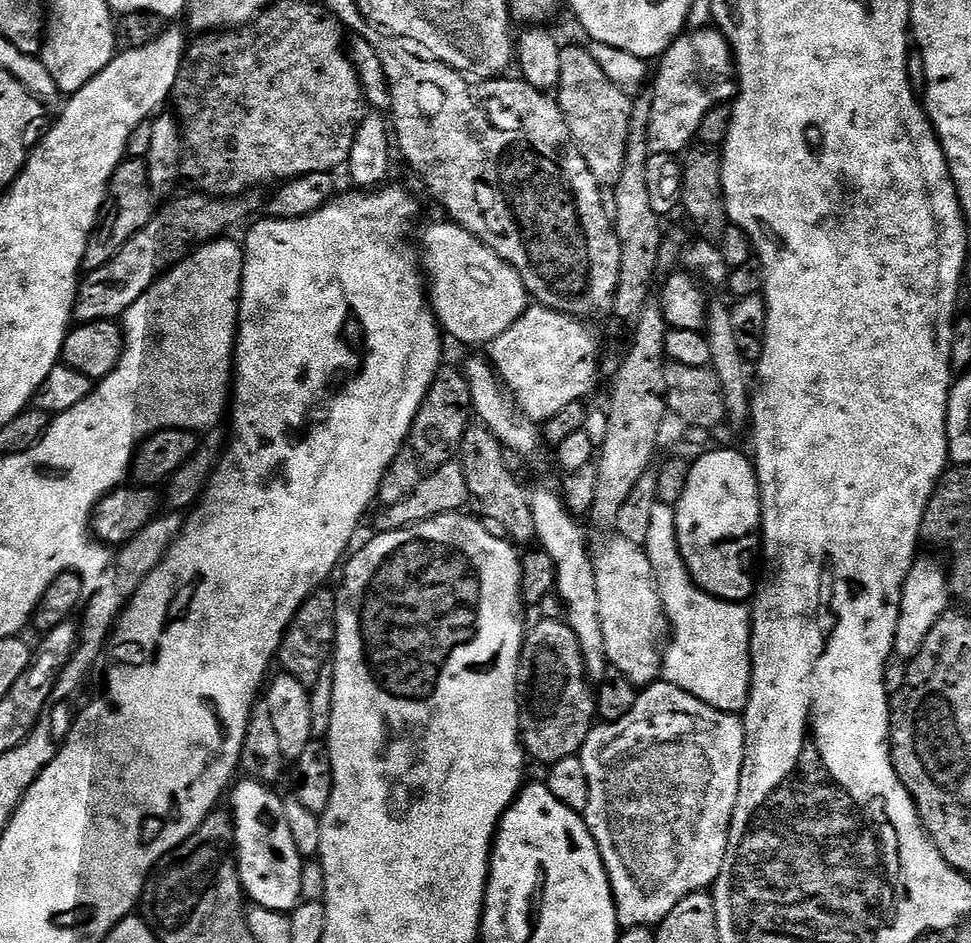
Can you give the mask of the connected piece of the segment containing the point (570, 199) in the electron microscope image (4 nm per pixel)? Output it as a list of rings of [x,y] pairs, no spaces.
[[[372,30],[367,33],[368,40],[378,50],[378,58],[382,58],[382,70],[386,70],[386,78],[390,82],[392,95],[391,123],[394,125],[394,140],[398,145],[398,152],[408,159],[408,164],[424,179],[426,187],[432,191],[432,196],[440,200],[442,207],[448,211],[447,219],[451,223],[465,228],[474,234],[490,250],[499,254],[505,262],[522,278],[529,297],[539,307],[549,308],[555,312],[564,312],[568,316],[583,317],[583,312],[600,312],[613,307],[616,287],[619,284],[619,268],[622,262],[622,250],[619,248],[619,238],[614,227],[613,217],[609,209],[604,209],[604,196],[601,184],[590,174],[590,166],[586,166],[586,158],[576,149],[570,130],[566,126],[566,118],[562,114],[559,103],[552,100],[547,91],[530,86],[522,78],[508,80],[497,78],[477,83],[477,88],[472,88],[473,81],[462,72],[457,72],[448,64],[439,60],[425,58],[423,55],[415,56],[413,49],[407,43],[393,38],[383,31]]]

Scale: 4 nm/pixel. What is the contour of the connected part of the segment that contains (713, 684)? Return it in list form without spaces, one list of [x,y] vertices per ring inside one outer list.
[[[657,502],[654,515],[650,518],[650,534],[643,547],[648,553],[652,569],[656,575],[656,589],[664,603],[664,614],[667,627],[672,632],[672,641],[663,649],[664,667],[662,676],[665,681],[706,702],[706,706],[714,706],[719,712],[743,713],[750,698],[752,685],[752,655],[750,654],[750,638],[752,637],[752,614],[749,605],[735,600],[719,600],[706,594],[692,581],[692,575],[684,564],[684,559],[676,537],[676,510],[671,504]]]

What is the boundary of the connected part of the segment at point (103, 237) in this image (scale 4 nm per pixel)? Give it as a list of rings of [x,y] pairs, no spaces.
[[[126,158],[117,166],[112,175],[110,200],[111,204],[113,203],[112,209],[110,204],[106,215],[97,223],[96,230],[88,243],[84,255],[85,273],[98,270],[98,266],[106,266],[106,262],[110,262],[110,258],[114,258],[114,254],[118,254],[118,250],[122,250],[122,246],[126,246],[126,242],[130,242],[130,238],[134,238],[134,234],[138,234],[138,230],[142,230],[142,226],[146,226],[146,222],[152,220],[154,193],[152,184],[148,180],[148,165],[143,159]]]

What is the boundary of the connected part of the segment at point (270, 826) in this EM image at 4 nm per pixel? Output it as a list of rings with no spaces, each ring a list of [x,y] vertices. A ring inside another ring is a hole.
[[[244,778],[238,784],[230,792],[230,815],[236,825],[240,882],[253,905],[291,913],[302,900],[302,870],[306,860],[300,855],[298,846],[294,846],[294,834],[290,834],[290,826],[286,823],[285,797],[279,796],[269,785],[251,778]]]

